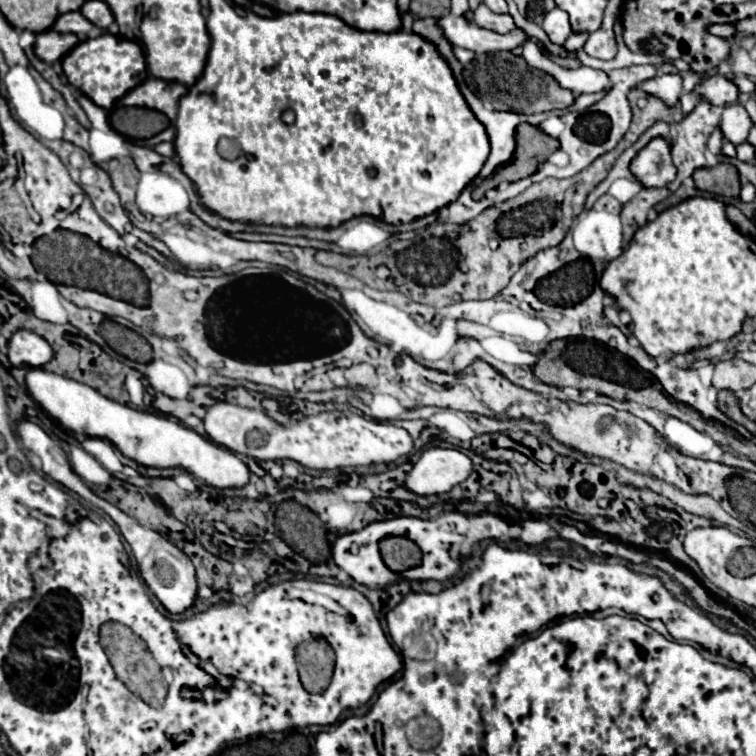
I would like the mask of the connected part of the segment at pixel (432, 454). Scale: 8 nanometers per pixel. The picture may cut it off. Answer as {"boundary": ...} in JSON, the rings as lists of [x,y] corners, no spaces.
{"boundary":[[[426,449],[406,477],[406,487],[418,495],[446,493],[468,479],[472,459],[460,449]]]}

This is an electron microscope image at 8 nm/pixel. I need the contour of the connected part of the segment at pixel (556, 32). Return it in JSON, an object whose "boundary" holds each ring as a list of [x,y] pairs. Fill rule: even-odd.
{"boundary":[[[560,7],[552,9],[544,17],[542,29],[548,33],[548,37],[552,39],[552,43],[564,43],[568,39],[568,35],[572,33],[570,21],[568,21],[568,13],[564,13]]]}

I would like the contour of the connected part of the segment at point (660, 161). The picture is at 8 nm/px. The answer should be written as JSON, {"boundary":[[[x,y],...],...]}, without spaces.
{"boundary":[[[650,141],[632,161],[632,173],[644,187],[664,187],[676,179],[676,167],[670,159],[666,141]]]}

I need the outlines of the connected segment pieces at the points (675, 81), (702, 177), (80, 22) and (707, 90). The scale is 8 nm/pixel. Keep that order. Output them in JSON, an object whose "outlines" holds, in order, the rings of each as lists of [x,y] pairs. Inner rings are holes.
{"outlines":[[[[662,75],[658,79],[648,79],[638,85],[646,93],[656,93],[656,97],[664,97],[668,105],[674,105],[682,95],[682,77],[680,75]]],[[[718,163],[716,167],[702,167],[694,175],[696,187],[702,191],[710,191],[722,197],[738,197],[740,195],[740,179],[738,169],[730,163]]],[[[72,11],[72,13],[60,15],[52,29],[60,31],[60,33],[74,33],[80,39],[84,39],[88,35],[88,31],[92,29],[92,23],[80,11]]],[[[714,75],[708,81],[702,81],[694,87],[694,91],[700,97],[706,97],[708,101],[712,101],[714,105],[724,105],[724,103],[736,103],[738,99],[738,87],[734,85],[732,79],[728,79],[726,75]]]]}

